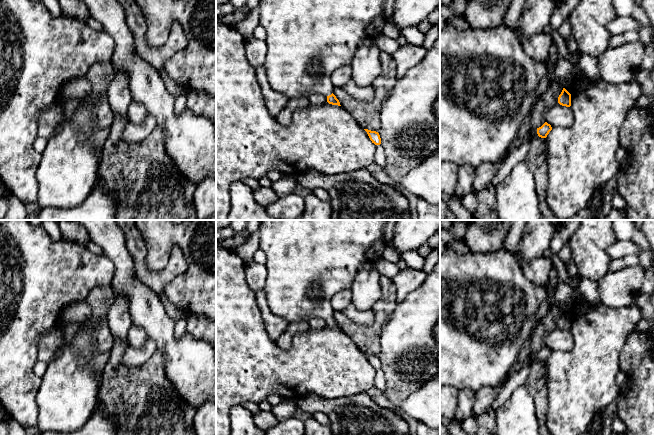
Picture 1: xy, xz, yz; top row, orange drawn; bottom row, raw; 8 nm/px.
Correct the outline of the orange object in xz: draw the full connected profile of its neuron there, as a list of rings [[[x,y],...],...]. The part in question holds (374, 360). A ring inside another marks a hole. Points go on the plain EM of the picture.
[[[364,353],[364,354],[367,356],[367,358],[369,360],[370,364],[372,365],[372,367],[374,367],[375,369],[381,368],[381,362],[380,362],[380,359],[379,359],[378,356],[371,355],[371,354],[368,354],[368,353]]]

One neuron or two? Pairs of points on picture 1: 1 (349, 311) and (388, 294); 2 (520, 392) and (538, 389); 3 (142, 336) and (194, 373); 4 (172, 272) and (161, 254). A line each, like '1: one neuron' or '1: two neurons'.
1: two neurons
2: two neurons
3: two neurons
4: two neurons

